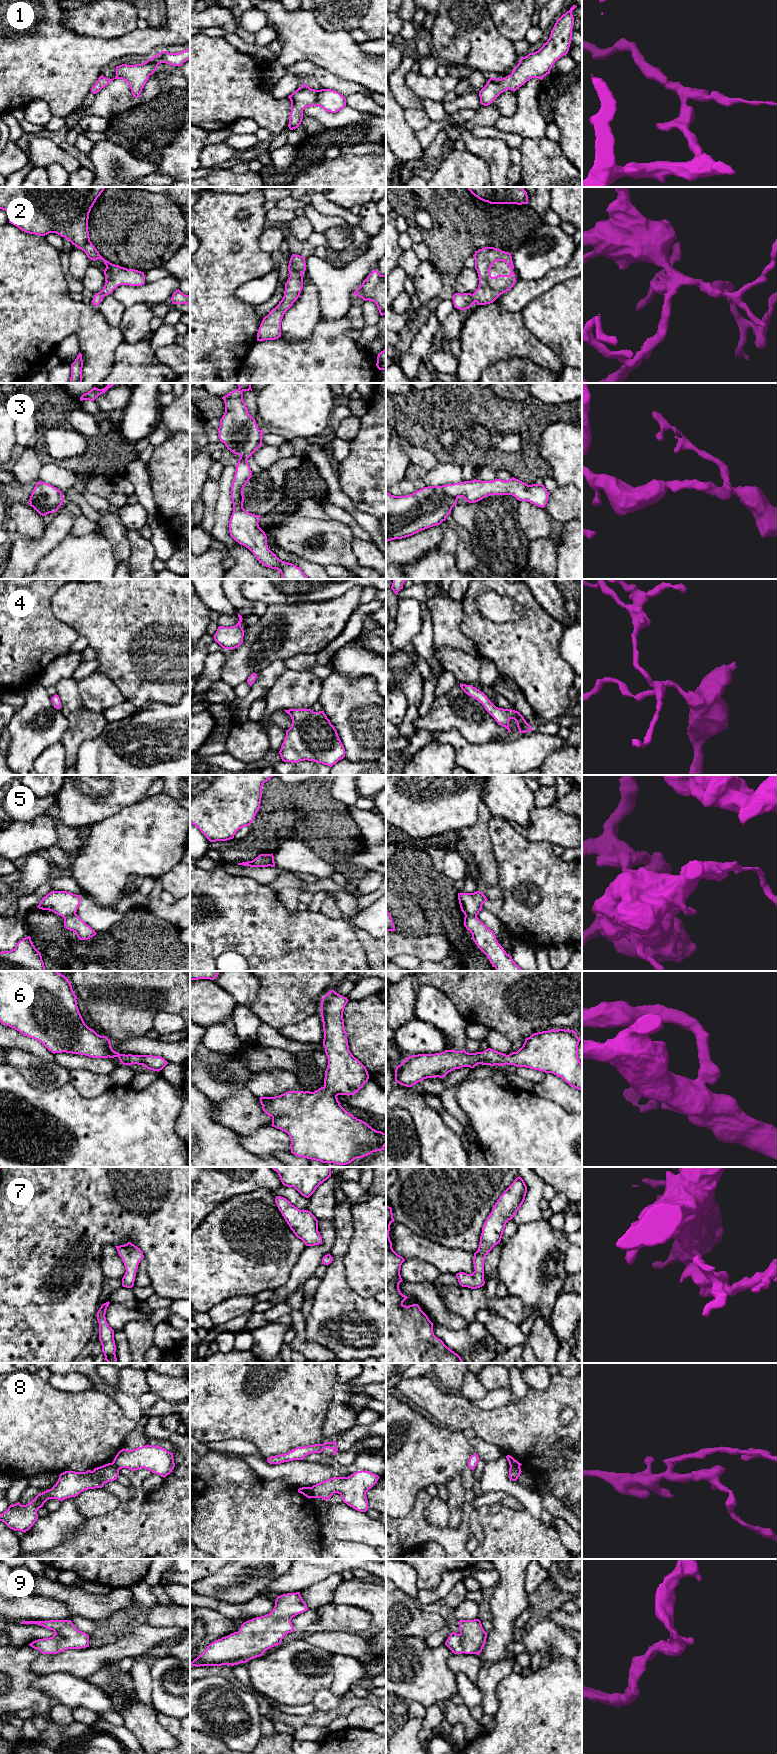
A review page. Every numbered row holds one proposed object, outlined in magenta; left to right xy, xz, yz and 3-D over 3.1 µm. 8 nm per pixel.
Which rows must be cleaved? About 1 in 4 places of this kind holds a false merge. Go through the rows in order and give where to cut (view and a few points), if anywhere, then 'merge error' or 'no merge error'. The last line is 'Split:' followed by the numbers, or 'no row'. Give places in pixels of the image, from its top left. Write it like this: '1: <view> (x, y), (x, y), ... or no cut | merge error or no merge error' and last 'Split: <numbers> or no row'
1: no cut | no merge error
2: no cut | no merge error
3: no cut | no merge error
4: no cut | no merge error
5: xy (75, 913), (64, 918) | merge error
6: no cut | no merge error
7: no cut | no merge error
8: xz (310, 1487), (311, 1497) | merge error
9: no cut | no merge error
Split: 5, 8

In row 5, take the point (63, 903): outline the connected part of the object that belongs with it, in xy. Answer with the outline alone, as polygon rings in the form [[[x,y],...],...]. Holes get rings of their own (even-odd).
[[[51,891],[44,896],[37,906],[42,910],[49,910],[66,918],[75,915],[80,905],[81,896],[67,891]]]

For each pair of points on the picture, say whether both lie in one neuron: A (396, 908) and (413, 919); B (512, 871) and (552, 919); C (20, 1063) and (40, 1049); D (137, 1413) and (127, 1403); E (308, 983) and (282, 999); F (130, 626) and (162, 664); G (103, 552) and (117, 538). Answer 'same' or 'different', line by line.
A: same
B: same
C: different
D: same
E: same
F: same
G: different

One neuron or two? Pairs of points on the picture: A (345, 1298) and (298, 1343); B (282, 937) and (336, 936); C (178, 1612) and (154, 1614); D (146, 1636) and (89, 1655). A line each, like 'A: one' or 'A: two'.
A: two
B: one
C: one
D: one

